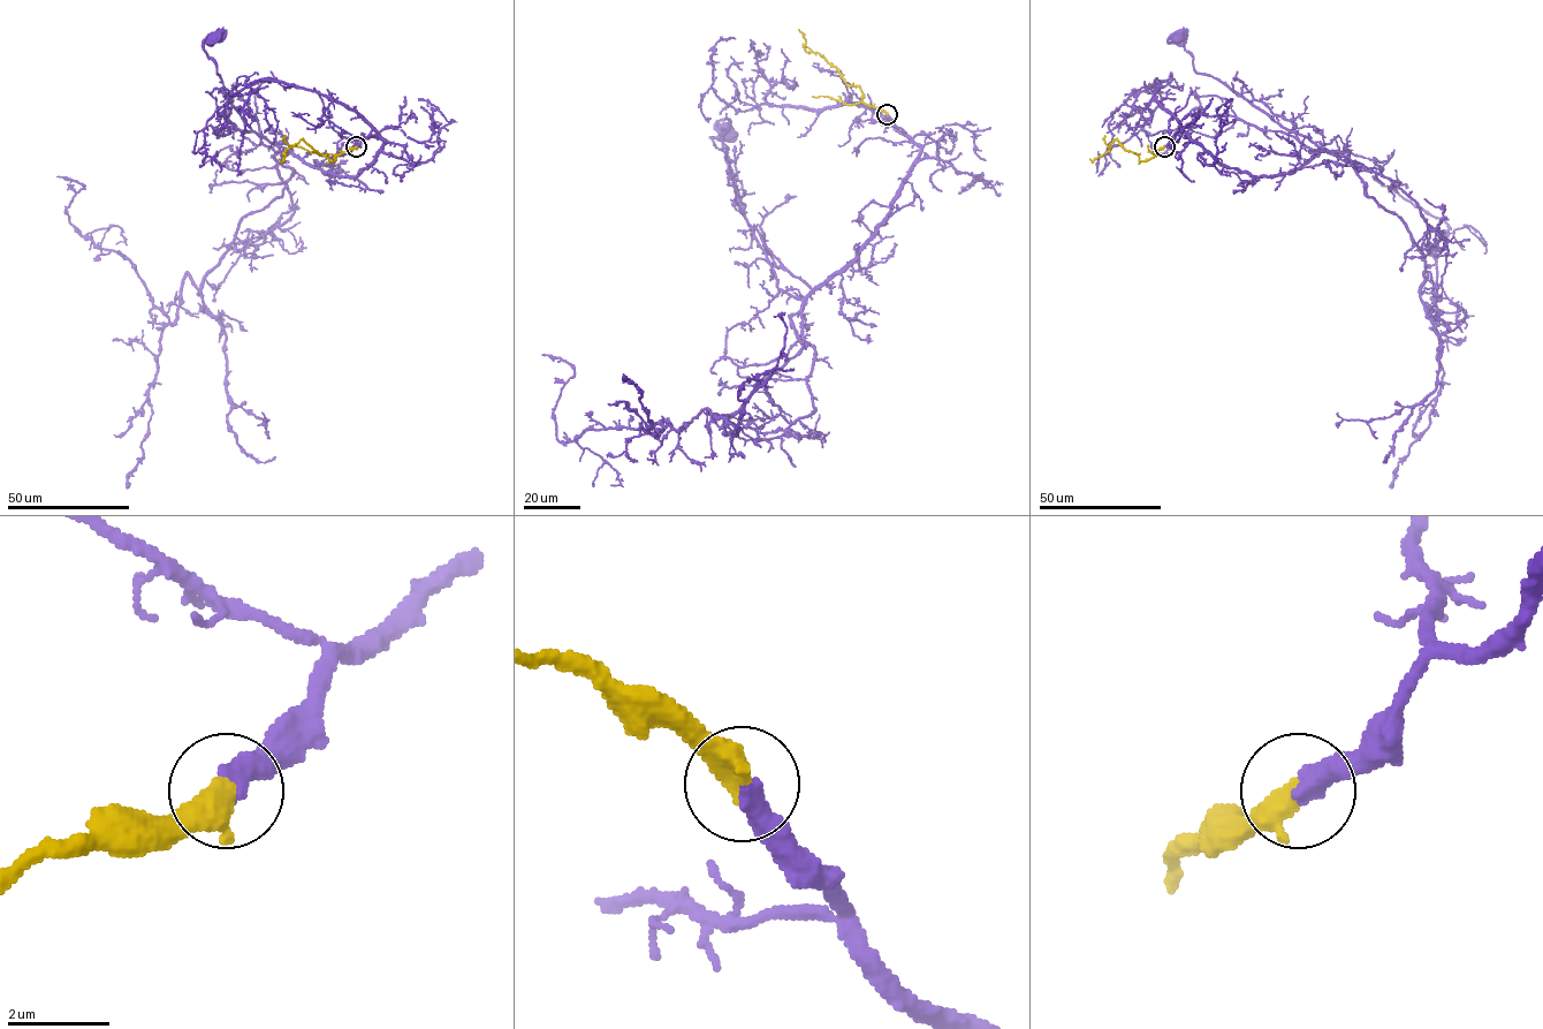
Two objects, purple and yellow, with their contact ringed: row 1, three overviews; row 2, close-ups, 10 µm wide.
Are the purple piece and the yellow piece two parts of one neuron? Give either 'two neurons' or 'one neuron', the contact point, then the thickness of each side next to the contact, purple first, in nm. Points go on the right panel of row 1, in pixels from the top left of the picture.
one neuron; place (1164, 146); calibres 480 and 500 nm

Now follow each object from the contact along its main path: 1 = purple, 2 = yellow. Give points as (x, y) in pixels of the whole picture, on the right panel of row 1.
1: (1163, 146), (1182, 129), (1218, 163), (1254, 176), (1292, 173), (1324, 151), (1198, 73), (1179, 36)
2: (1163, 146), (1153, 157), (1140, 160), (1139, 156), (1115, 140), (1108, 151), (1093, 161), (1089, 159)

